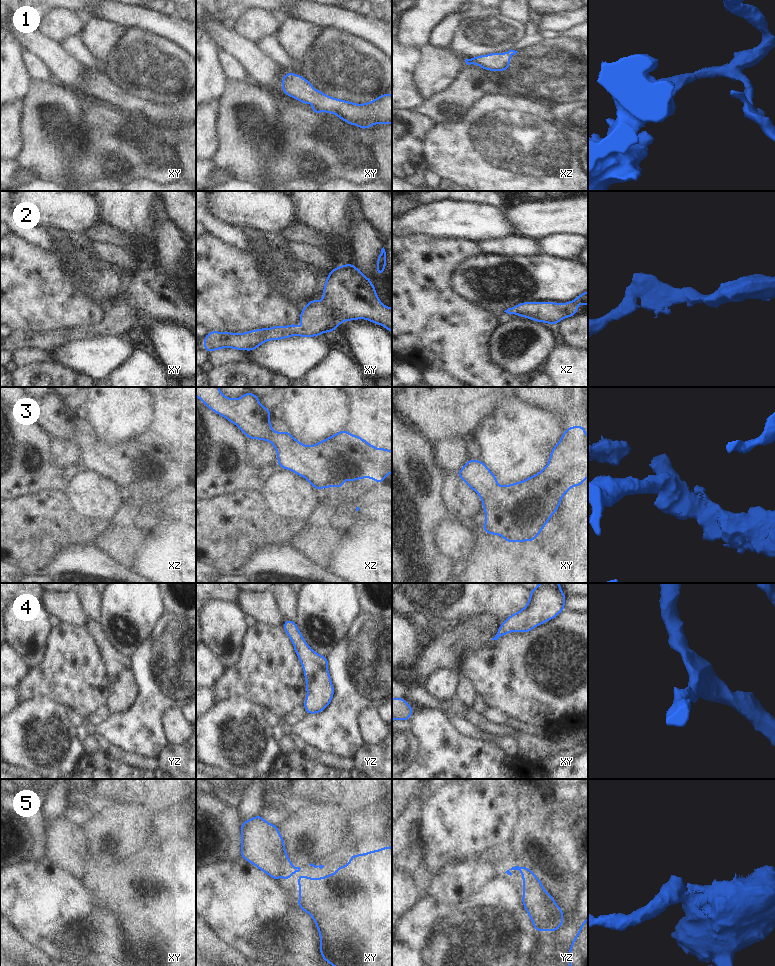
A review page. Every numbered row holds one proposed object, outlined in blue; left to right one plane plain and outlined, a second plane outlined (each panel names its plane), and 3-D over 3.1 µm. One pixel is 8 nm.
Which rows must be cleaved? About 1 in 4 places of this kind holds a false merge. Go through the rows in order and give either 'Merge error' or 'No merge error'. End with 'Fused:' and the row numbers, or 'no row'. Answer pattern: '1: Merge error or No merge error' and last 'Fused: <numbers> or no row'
1: No merge error
2: No merge error
3: No merge error
4: No merge error
5: No merge error
Fused: no row

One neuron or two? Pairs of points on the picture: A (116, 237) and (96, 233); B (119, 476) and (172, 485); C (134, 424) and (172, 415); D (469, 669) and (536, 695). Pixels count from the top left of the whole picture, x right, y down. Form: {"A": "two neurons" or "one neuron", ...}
{"A": "one neuron", "B": "one neuron", "C": "two neurons", "D": "one neuron"}

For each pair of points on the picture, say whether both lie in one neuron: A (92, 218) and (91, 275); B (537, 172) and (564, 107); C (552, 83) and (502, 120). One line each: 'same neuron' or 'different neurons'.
A: different neurons
B: different neurons
C: different neurons

